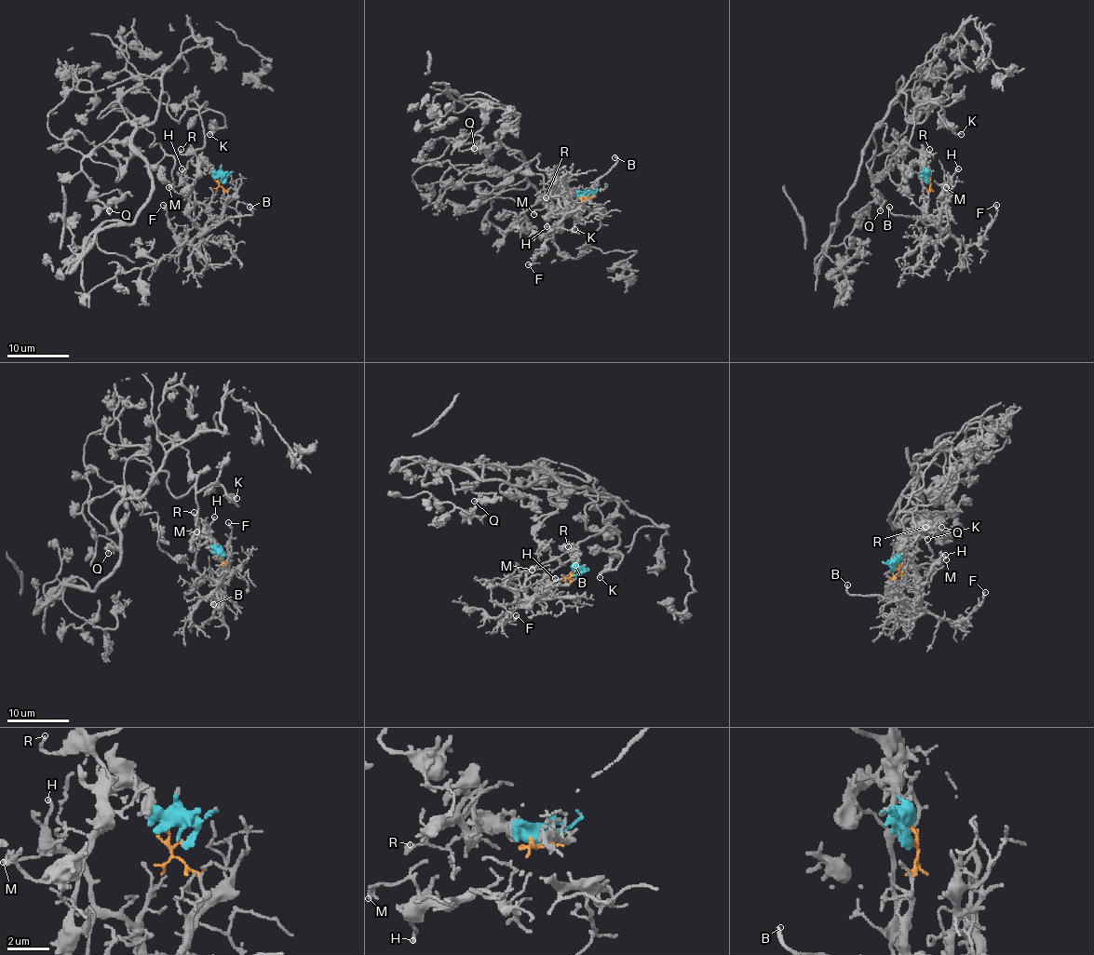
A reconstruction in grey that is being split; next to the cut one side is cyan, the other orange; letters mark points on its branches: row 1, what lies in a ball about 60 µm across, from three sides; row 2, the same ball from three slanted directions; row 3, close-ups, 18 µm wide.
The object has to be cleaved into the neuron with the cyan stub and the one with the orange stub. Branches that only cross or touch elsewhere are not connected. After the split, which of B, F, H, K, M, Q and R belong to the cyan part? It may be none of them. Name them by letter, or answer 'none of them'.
K, Q, R

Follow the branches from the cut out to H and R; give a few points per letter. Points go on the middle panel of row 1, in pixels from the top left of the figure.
H: (587, 197), (593, 197), (584, 200), (573, 214), (568, 211), (550, 216), (546, 226)
R: (587, 197), (585, 193), (561, 189), (546, 197)

